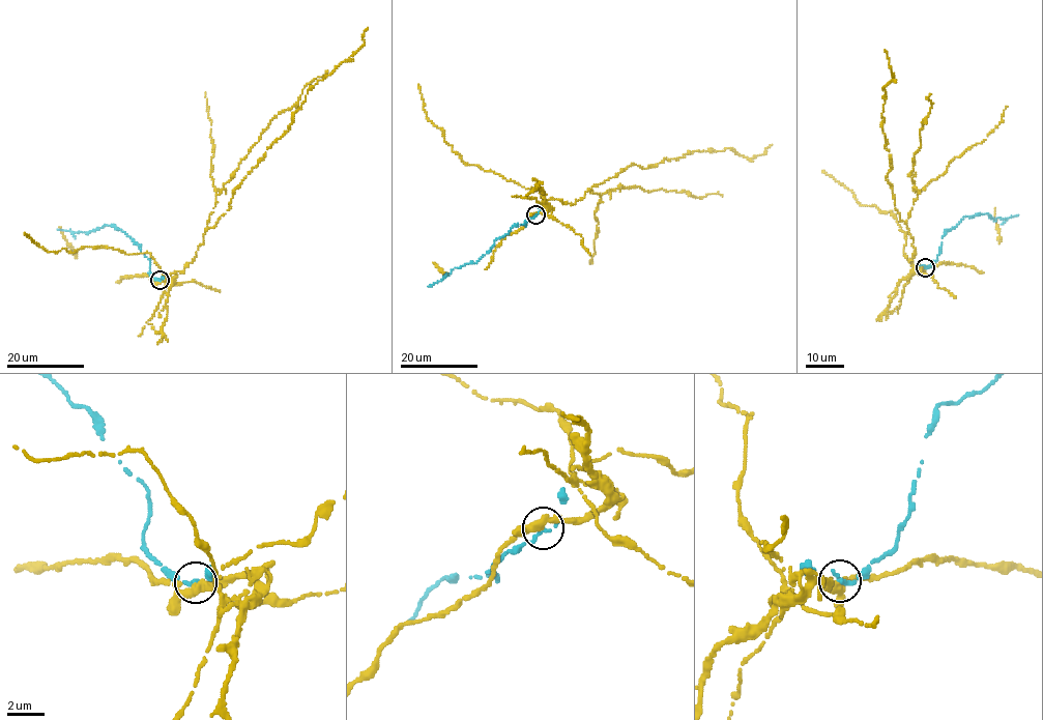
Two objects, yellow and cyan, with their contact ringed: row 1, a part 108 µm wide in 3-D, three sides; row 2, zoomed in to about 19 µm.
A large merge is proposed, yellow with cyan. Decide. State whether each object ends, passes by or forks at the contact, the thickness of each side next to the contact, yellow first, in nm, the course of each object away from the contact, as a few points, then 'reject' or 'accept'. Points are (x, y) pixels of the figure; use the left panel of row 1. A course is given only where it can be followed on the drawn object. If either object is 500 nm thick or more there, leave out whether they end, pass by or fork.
yellow passes by | cyan ends | 360/280 nm | yellow via (160, 280), (172, 282), (165, 278), (195, 258), (205, 230), (287, 131), (309, 89), (364, 44), (368, 27) | cyan via (160, 280), (149, 271), (150, 261), (139, 246), (121, 230), (106, 224), (88, 233), (58, 229) | reject

